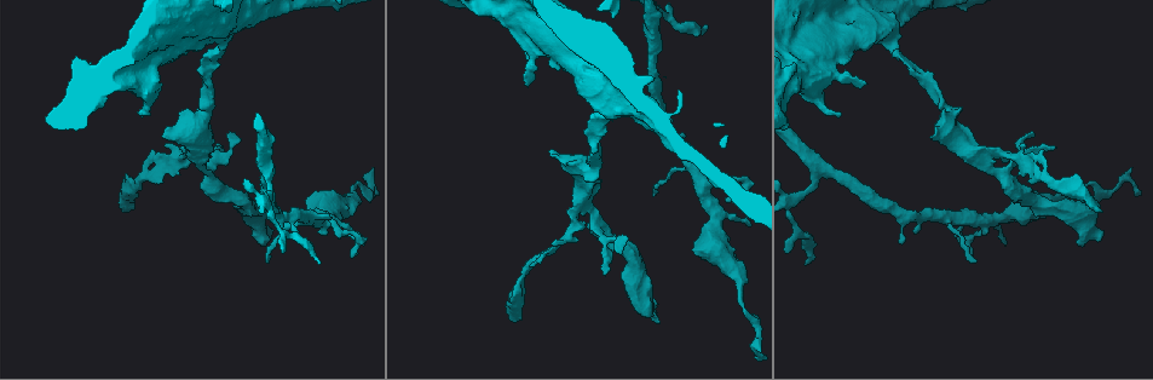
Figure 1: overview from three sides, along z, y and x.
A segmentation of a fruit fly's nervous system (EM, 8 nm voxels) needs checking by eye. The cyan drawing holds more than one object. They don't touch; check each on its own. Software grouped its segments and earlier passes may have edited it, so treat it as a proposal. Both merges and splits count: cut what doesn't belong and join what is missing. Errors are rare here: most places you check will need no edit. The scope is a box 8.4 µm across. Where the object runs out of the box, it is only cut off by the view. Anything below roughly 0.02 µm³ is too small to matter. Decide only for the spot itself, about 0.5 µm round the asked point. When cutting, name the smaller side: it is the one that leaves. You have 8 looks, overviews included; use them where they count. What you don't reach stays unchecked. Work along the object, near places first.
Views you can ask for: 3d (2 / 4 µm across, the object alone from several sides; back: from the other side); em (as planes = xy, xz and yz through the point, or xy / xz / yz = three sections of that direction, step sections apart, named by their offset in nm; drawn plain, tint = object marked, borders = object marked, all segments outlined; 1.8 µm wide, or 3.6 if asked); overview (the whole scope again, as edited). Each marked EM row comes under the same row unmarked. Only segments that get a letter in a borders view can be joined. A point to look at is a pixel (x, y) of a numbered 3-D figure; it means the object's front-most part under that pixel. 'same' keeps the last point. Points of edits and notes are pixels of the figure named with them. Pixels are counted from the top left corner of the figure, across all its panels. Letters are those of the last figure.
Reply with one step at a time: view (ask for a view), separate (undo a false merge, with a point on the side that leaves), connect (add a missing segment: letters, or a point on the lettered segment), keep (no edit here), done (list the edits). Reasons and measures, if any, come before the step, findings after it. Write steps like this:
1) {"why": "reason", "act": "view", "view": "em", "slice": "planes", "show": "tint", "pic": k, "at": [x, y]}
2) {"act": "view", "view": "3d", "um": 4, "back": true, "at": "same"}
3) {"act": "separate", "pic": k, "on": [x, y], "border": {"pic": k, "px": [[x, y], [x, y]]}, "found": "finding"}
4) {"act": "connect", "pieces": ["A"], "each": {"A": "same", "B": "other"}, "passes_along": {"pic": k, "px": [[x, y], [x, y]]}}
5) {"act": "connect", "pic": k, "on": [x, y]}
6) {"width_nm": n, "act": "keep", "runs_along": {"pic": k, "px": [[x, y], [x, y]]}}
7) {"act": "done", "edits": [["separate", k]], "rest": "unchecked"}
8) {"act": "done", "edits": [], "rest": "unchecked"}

{"why": "free end", "act": "view", "view": "3d", "um": 4, "pic": 1, "at": [1102, 236]}

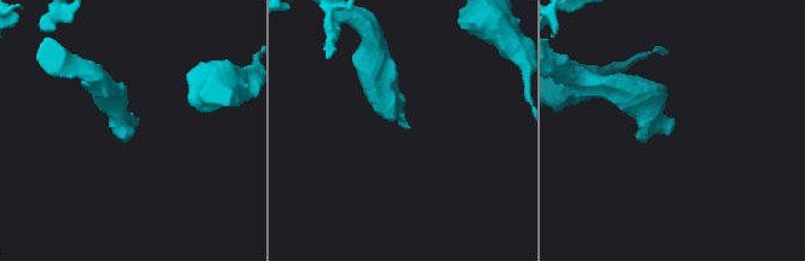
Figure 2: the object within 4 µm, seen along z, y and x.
{"why": "shape alone is not enough", "act": "view", "view": "em", "slice": "xz", "step": 16, "show": "borders", "pic": 2, "at": [404, 125]}

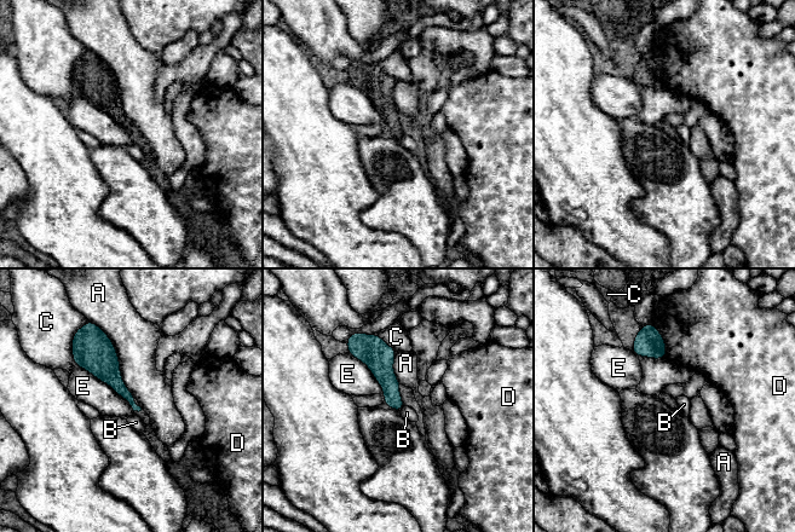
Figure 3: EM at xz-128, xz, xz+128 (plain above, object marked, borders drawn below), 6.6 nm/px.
{"act": "view", "view": "em", "slice": "planes", "show": "borders", "at": "same"}

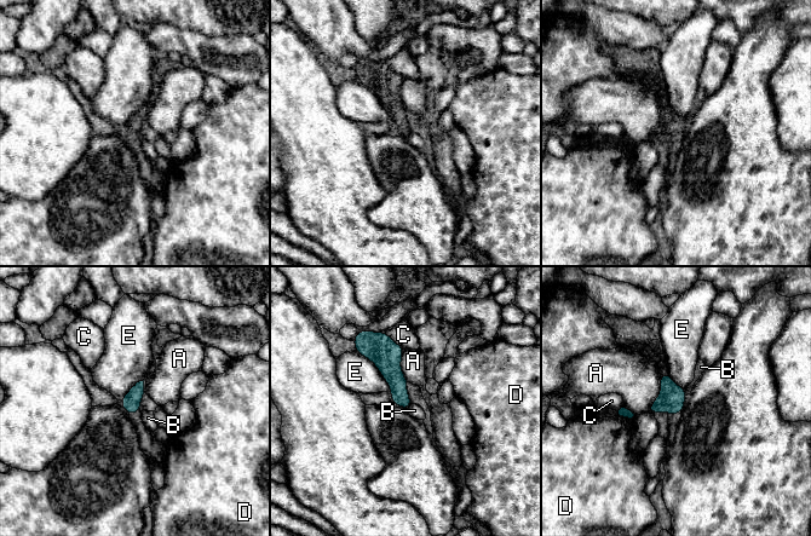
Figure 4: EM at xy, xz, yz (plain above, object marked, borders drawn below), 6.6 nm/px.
{"longest_contact_nm": ["E", 360], "act": "keep", "each": {"A": "other", "B": "other", "C": "other", "D": "other", "E": "other"}, "found": "none of them fits"}

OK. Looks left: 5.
{"why": "free end", "act": "view", "view": "3d", "um": 2, "pic": 1, "at": [132, 210]}

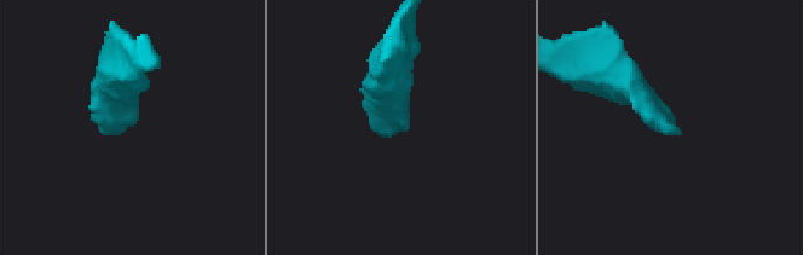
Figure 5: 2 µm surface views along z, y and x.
{"act": "view", "view": "em", "slice": "xy", "step": 8, "show": "borders", "pic": 5, "at": [679, 132]}

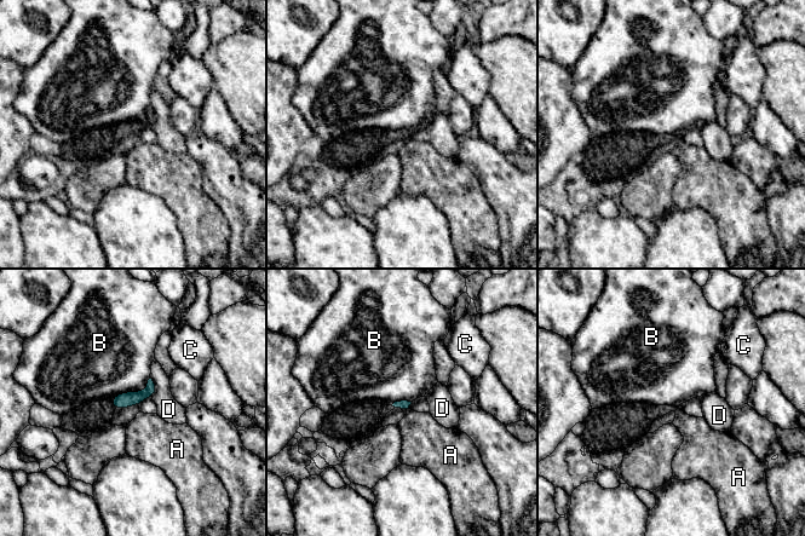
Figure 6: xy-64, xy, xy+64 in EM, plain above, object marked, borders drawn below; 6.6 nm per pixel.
{"act": "keep", "each": {"A": "other", "B": "other", "C": "other", "D": "other"}, "runs_along": {"pic": 6, "px": [[150, 384], [142, 396], [116, 404]]}, "found": "none of them fits"}

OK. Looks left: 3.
{"why": "branch stops here", "act": "view", "view": "3d", "um": 2, "pic": 1, "at": [163, 137]}

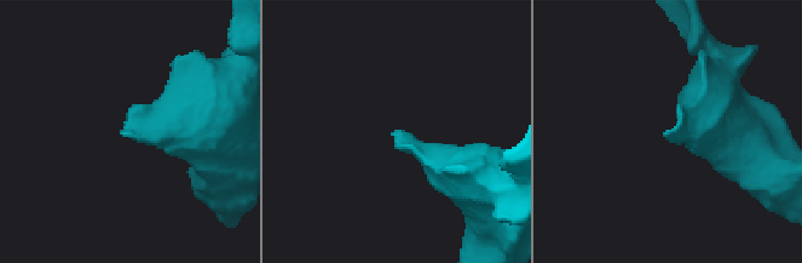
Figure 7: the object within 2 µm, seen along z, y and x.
{"why": "now the EM", "act": "view", "view": "em", "slice": "planes", "show": "borders", "pic": 7, "at": [393, 134]}

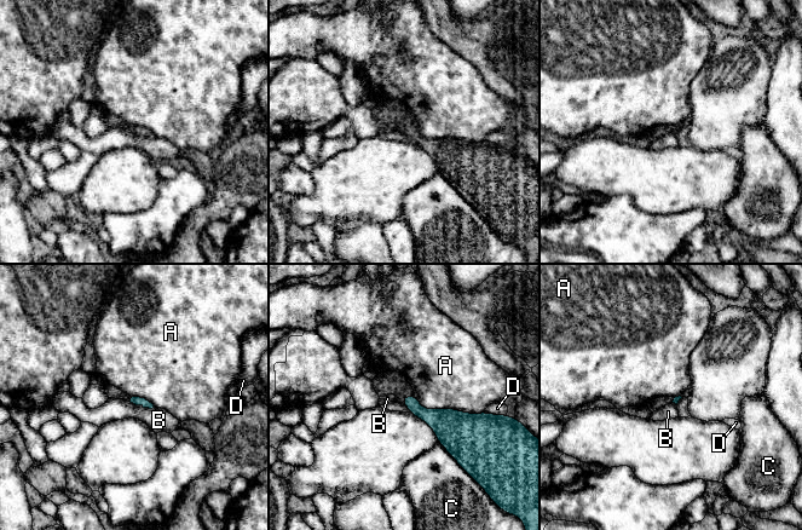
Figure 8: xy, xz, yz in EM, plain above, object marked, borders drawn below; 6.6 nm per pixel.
{"act": "keep", "each": {"A": "other", "B": "other", "C": "other", "D": "other"}, "border": {"pic": 8, "px": [[414, 396], [425, 408], [484, 413]]}, "found": "none of them fits"}

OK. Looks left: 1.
{"act": "done", "edits": [], "rest": "unchecked"}

